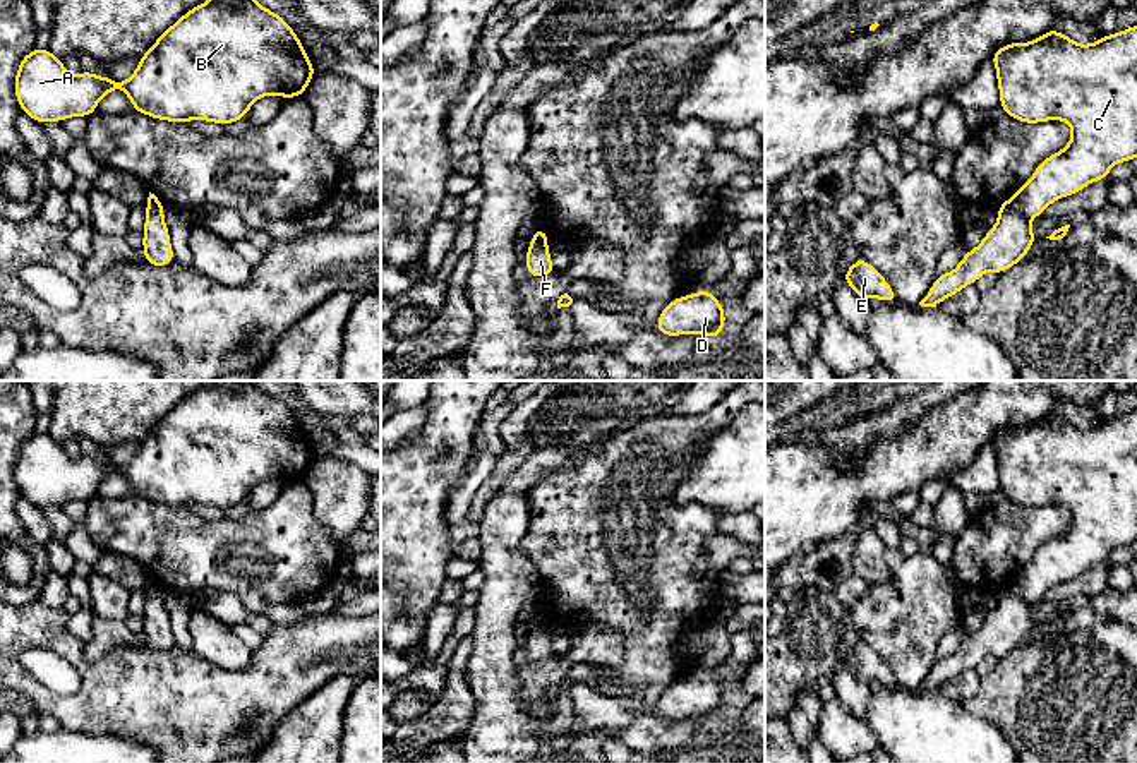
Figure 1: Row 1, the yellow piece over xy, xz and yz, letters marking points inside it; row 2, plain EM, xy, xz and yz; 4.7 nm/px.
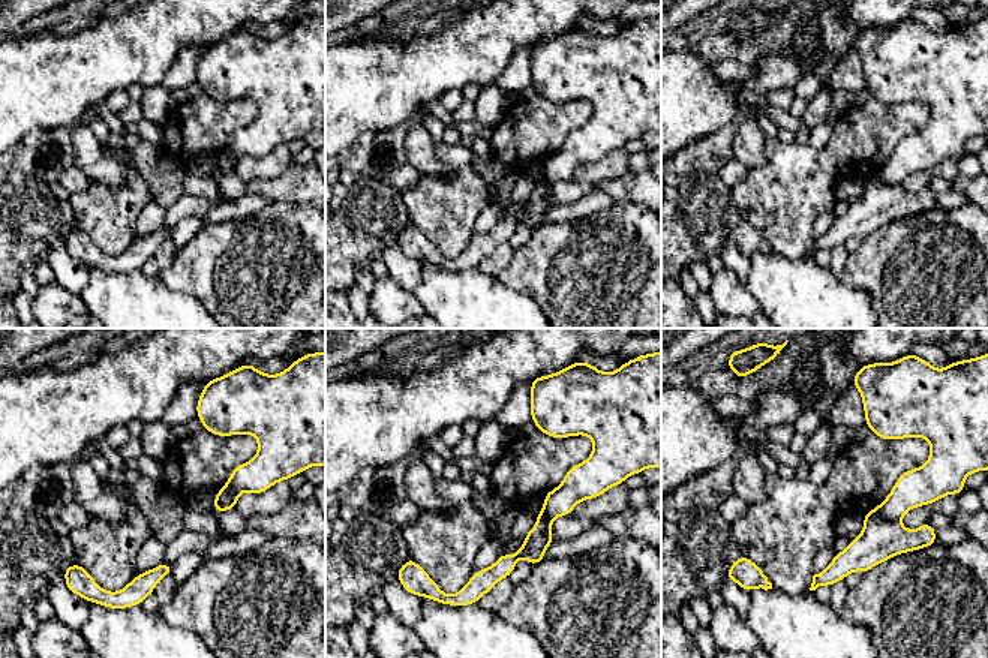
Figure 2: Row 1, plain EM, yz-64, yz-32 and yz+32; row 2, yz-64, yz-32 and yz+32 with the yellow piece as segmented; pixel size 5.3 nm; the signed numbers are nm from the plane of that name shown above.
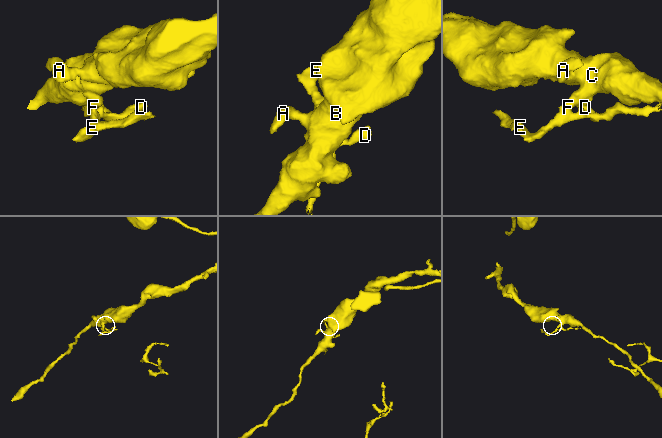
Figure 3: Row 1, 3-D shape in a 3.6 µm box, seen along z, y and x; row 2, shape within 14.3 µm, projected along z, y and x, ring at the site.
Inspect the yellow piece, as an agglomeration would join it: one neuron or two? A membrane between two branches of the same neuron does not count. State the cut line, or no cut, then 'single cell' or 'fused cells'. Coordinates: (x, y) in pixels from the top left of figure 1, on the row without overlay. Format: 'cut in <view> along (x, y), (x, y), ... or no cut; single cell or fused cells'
cut in yz along (1007, 585), (1028, 604); fused cells

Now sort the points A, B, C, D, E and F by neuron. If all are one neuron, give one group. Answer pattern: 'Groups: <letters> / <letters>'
Groups: A B C F / D E

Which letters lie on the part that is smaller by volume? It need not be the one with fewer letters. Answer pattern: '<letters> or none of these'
D, E

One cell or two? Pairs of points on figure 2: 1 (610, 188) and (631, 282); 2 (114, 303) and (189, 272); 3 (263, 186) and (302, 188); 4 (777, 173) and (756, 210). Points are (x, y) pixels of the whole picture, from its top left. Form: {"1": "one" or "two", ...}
{"1": "two", "2": "two", "3": "one", "4": "one"}

